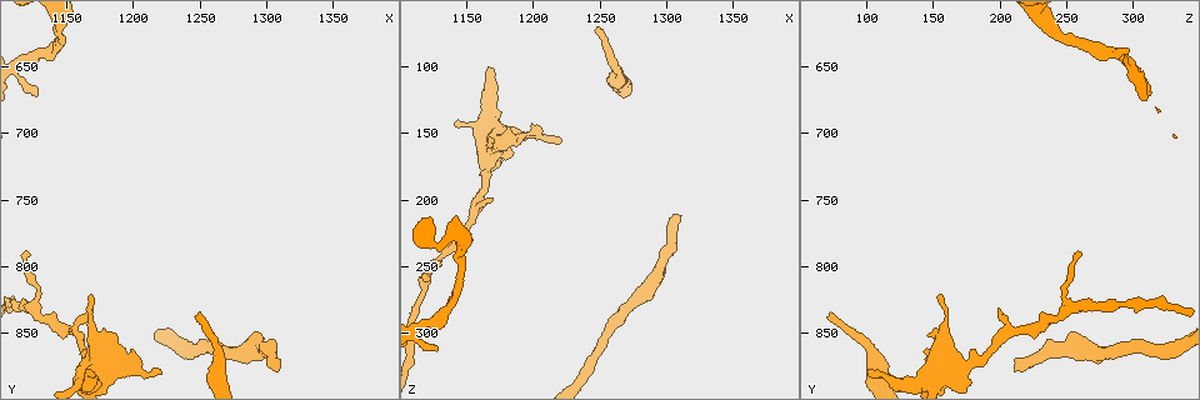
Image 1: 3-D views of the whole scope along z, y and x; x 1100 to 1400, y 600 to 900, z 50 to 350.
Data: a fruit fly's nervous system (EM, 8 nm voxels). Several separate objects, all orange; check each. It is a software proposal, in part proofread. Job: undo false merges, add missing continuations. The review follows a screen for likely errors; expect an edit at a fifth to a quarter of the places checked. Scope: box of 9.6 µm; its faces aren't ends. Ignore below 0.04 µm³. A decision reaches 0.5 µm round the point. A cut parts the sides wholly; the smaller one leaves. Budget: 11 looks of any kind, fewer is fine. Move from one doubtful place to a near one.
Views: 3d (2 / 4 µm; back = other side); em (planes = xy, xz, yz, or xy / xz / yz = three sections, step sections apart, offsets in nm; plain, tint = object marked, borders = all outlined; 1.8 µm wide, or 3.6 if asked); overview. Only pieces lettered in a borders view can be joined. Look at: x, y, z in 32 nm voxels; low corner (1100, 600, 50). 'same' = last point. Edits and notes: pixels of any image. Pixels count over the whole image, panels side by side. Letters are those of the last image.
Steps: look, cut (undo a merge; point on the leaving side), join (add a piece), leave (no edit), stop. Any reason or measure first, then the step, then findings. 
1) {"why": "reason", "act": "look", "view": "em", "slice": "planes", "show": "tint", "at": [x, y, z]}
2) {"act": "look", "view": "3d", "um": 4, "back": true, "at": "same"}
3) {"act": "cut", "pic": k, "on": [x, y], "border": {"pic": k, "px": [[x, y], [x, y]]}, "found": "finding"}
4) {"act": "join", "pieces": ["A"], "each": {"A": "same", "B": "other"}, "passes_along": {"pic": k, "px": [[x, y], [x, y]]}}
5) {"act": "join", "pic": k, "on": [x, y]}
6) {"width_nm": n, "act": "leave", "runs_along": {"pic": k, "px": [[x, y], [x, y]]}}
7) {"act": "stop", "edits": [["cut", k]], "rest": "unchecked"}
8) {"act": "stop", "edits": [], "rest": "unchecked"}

{"why": "tapers out", "act": "look", "view": "em", "slice": "planes", "show": "borders", "at": [1218, 878, 156]}

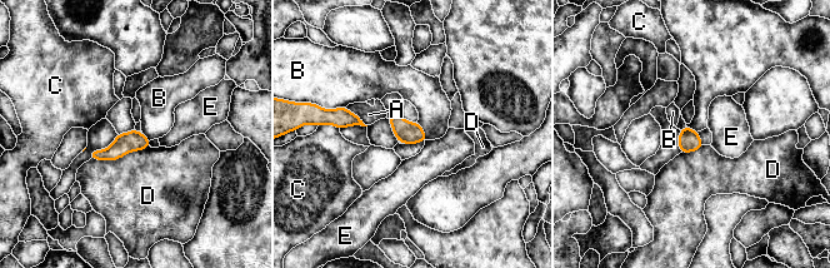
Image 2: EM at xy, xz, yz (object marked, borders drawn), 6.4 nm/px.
{"act": "leave", "each": {"A": "other", "B": "other", "C": "other", "D": "other", "E": "other"}, "found": "none of them fits"}

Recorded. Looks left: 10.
{"why": "thin end", "act": "look", "view": "em", "slice": "planes", "show": "plain", "at": [1248, 836, 72]}

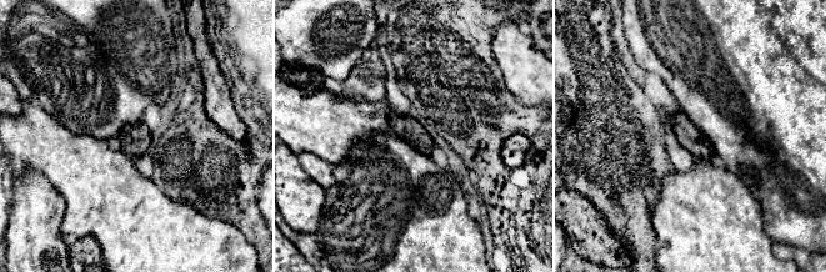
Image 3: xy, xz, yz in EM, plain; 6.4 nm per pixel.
{"act": "look", "view": "em", "slice": "planes", "show": "borders", "at": "same"}

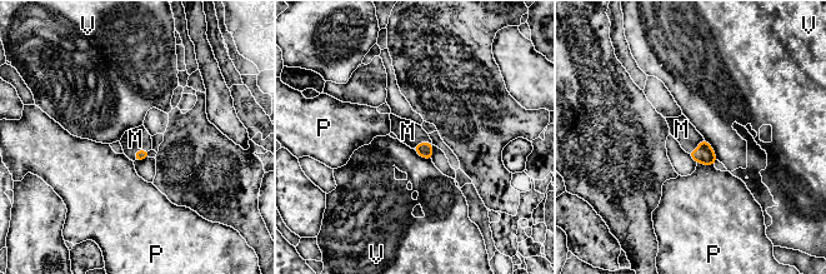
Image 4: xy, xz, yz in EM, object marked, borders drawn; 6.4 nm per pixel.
{"act": "join", "pieces": ["M"], "each": {"M": "same", "P": "other", "V": "other"}, "passes_along": {"pic": 4, "px": [[139, 154], [138, 150], [135, 139]]}, "found": "it goes on there"}

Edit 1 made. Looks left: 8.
{"act": "look", "view": "overview"}

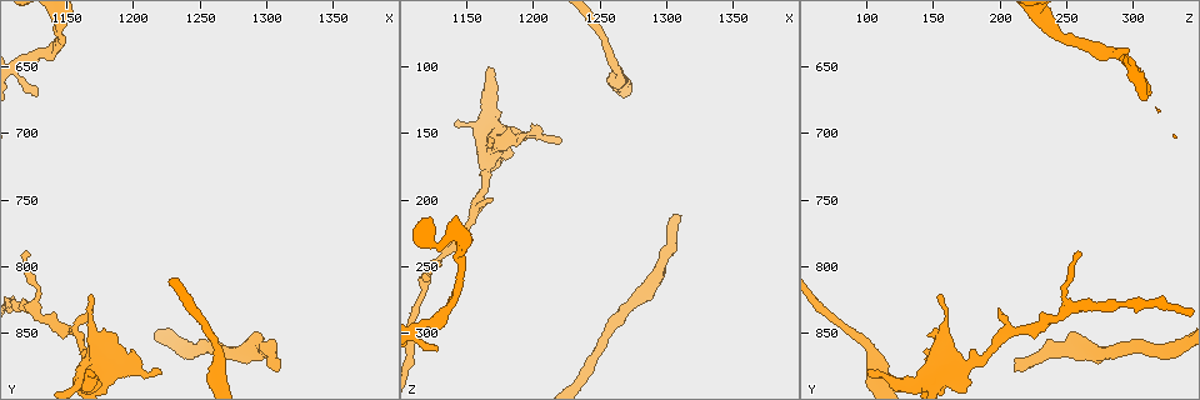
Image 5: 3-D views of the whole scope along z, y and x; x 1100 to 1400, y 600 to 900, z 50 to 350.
{"why": "branch stops here", "act": "look", "view": "em", "slice": "yz", "step": 4, "show": "borders", "at": [1168, 880, 100]}

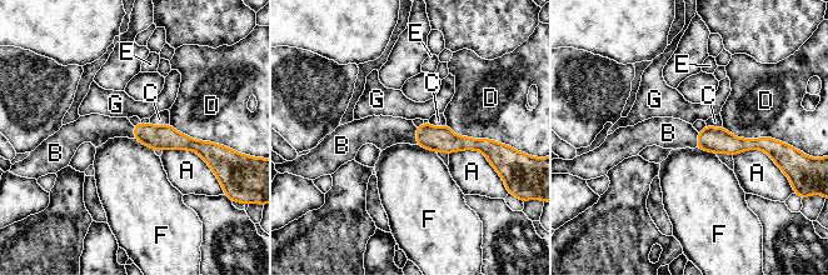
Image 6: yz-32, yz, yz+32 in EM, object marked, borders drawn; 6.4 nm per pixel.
{"why": "another direction", "act": "look", "view": "em", "slice": "planes", "show": "borders", "at": "same"}

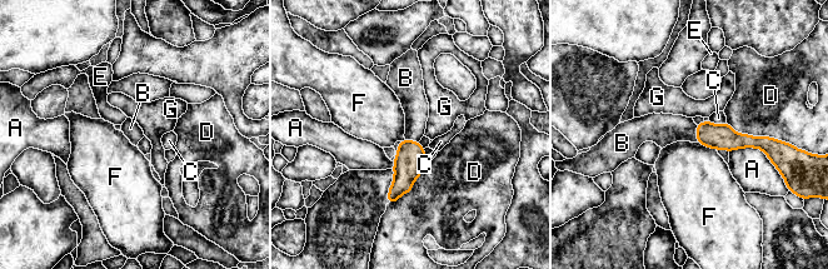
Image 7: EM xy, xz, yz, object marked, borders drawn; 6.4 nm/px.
{"width_nm": 150, "act": "join", "pieces": ["B"], "each": {"A": "other", "B": "same", "C": "other", "D": "other", "E": "other", "F": "other", "G": "other"}, "found": "it goes on there"}

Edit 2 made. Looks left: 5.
{"act": "look", "view": "overview"}

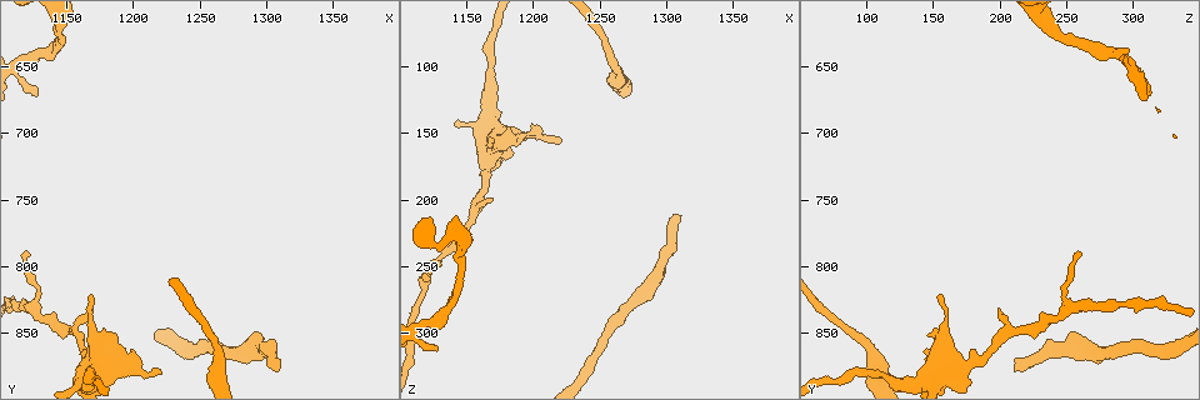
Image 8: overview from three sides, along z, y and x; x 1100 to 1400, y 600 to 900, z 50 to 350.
{"why": "branch stops here", "act": "look", "view": "em", "slice": "xy", "step": 4, "show": "borders", "at": [1310, 870, 212]}

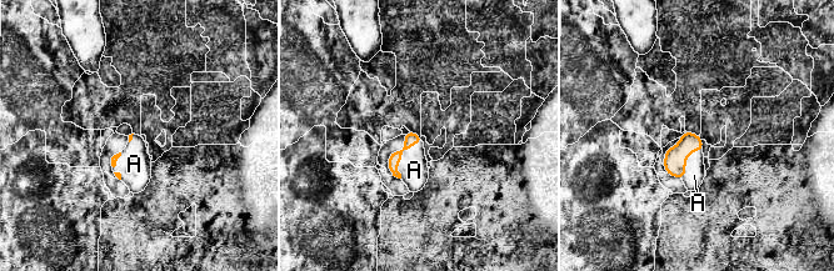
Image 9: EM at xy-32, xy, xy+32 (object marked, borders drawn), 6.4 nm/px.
{"why": "cut it another way", "act": "look", "view": "em", "slice": "xz", "step": 4, "show": "borders", "at": "same"}

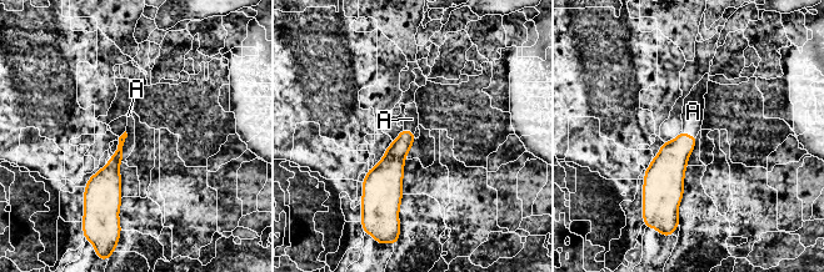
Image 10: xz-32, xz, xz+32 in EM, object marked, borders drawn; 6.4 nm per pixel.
{"act": "join", "pieces": ["A"], "each": {"A": "same"}, "passes_along": {"pic": 10, "px": [[668, 167], [688, 135], [693, 111]]}, "found": "the cell continues"}

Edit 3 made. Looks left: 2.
{"act": "stop", "edits": [["join", 4], ["join", 7], ["join", 10]], "rest": "unchecked"}

